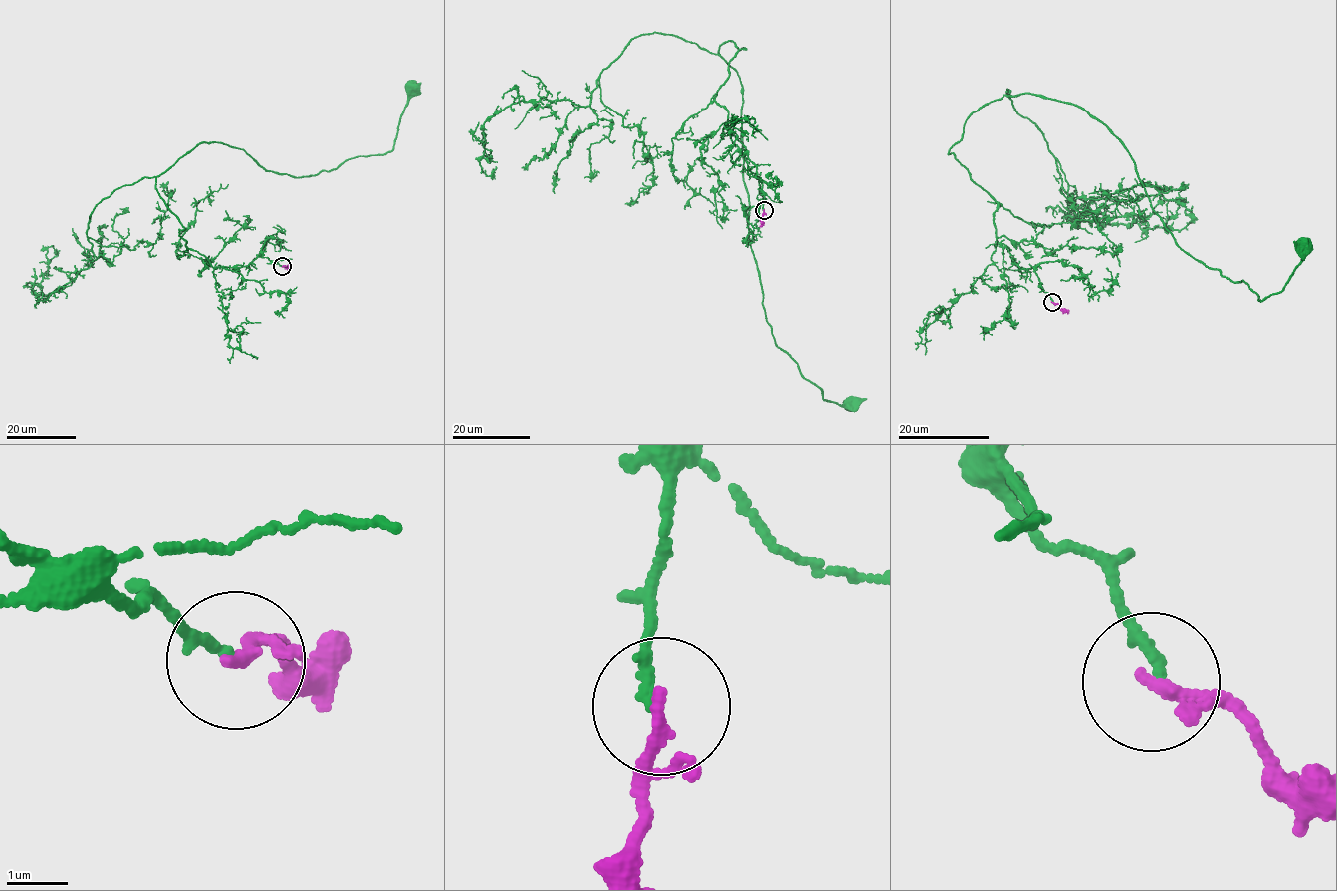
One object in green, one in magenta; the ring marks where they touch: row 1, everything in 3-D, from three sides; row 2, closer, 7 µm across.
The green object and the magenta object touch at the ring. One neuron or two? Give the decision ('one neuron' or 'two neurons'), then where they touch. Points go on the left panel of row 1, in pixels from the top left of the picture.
one neuron | (282, 266)

